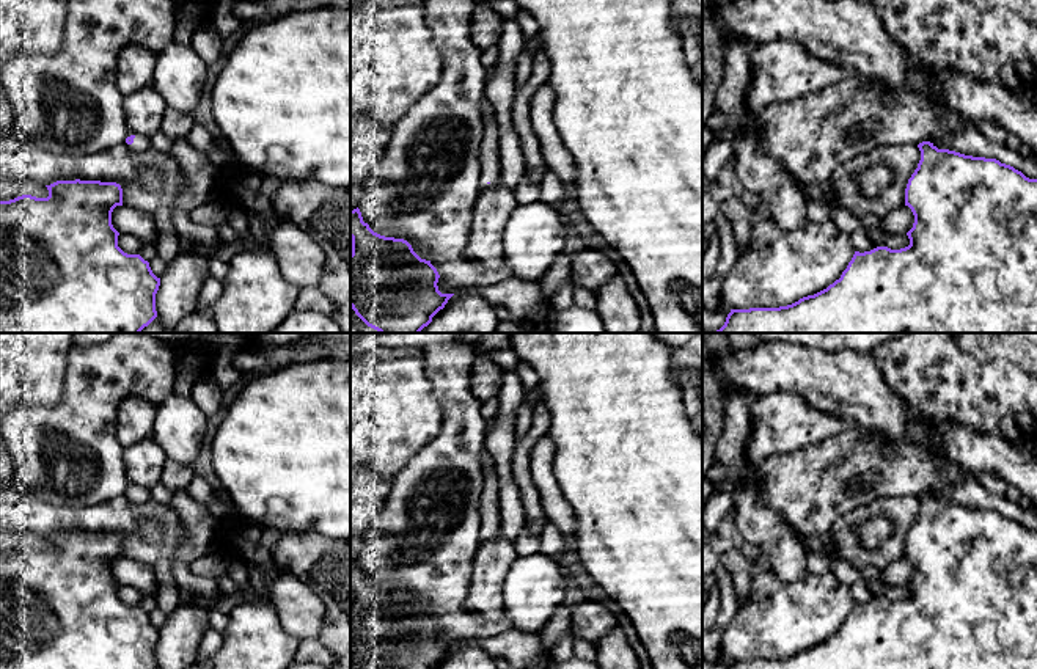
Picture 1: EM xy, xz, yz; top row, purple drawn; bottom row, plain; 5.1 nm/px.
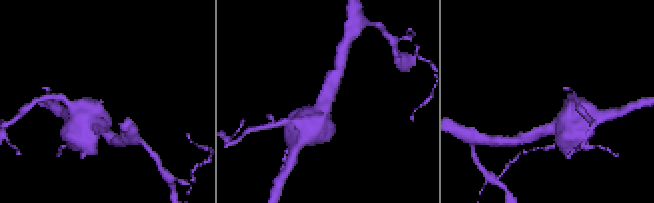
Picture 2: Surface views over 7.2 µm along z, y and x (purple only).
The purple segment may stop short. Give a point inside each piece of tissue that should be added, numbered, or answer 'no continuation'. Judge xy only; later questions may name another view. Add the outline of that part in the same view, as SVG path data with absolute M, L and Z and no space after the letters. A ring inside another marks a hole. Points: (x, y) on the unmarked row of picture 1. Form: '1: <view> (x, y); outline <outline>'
1: xy (142, 495); outline M129 482L129 485L127 485L127 488L130 488L130 487L134 487L135 490L134 490L134 495L132 496L127 496L126 493L126 496L127 496L127 499L130 501L130 503L134 503L135 506L141 506L141 504L145 504L145 503L148 503L149 499L151 499L151 492L149 492L149 488L145 488L145 487L140 487L140 485L135 485L135 484L130 484Z

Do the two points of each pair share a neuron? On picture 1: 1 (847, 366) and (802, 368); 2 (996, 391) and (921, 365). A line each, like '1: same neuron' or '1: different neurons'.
1: same neuron
2: same neuron

